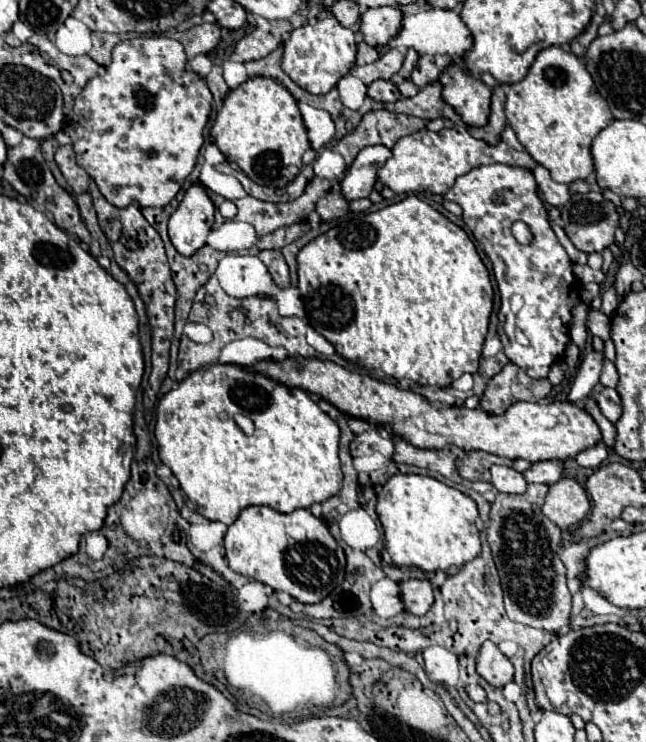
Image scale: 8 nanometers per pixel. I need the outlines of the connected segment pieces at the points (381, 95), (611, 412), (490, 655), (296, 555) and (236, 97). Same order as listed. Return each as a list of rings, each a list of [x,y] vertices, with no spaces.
[[[376,80],[368,86],[368,96],[376,102],[396,102],[400,100],[400,90],[390,80]]]
[[[604,388],[598,398],[596,398],[602,414],[614,424],[618,418],[620,418],[620,410],[622,410],[622,402],[620,402],[620,396],[614,388]]]
[[[484,642],[476,658],[476,672],[494,688],[504,688],[514,676],[512,662],[498,650],[494,642]]]
[[[268,506],[244,508],[238,520],[228,526],[224,550],[228,566],[234,572],[250,576],[276,592],[286,592],[302,604],[324,600],[340,582],[344,582],[344,552],[328,532],[328,526],[304,508],[290,514],[276,512]]]
[[[254,76],[238,88],[230,90],[230,94],[224,98],[224,106],[218,112],[210,134],[214,138],[214,144],[226,156],[228,162],[234,162],[240,170],[244,170],[250,180],[272,188],[282,188],[296,178],[296,174],[302,170],[302,154],[310,148],[298,102],[280,82],[264,76]]]

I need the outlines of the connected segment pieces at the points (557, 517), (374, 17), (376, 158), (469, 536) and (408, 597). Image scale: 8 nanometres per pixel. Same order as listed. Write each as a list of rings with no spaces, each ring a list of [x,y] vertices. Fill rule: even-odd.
[[[560,478],[548,488],[542,514],[562,530],[580,524],[590,512],[586,490],[572,478]]]
[[[368,8],[360,14],[360,32],[364,36],[364,42],[370,46],[384,46],[388,44],[398,32],[400,32],[402,12],[400,8]]]
[[[368,146],[358,152],[352,166],[346,170],[344,178],[340,180],[342,196],[346,200],[358,200],[368,198],[372,192],[372,186],[376,182],[376,172],[384,162],[392,156],[390,148],[386,146]]]
[[[392,476],[382,486],[376,512],[384,528],[384,546],[396,566],[434,572],[446,570],[450,566],[462,566],[480,554],[476,504],[460,490],[450,488],[430,476]]]
[[[406,580],[400,582],[400,598],[406,612],[424,616],[434,602],[434,588],[428,580]]]

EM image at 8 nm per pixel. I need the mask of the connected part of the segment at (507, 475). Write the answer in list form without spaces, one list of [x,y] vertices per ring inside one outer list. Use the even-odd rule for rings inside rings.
[[[490,466],[490,484],[498,492],[506,494],[524,494],[528,484],[524,482],[524,476],[508,466]]]

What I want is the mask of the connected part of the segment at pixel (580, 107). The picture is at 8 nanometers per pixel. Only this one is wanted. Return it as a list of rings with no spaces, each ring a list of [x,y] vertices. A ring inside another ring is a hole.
[[[560,46],[540,50],[528,68],[528,76],[510,86],[506,118],[528,154],[550,170],[552,180],[562,184],[594,176],[590,144],[594,136],[612,122],[608,106],[604,106],[604,98],[596,94],[584,62]]]

